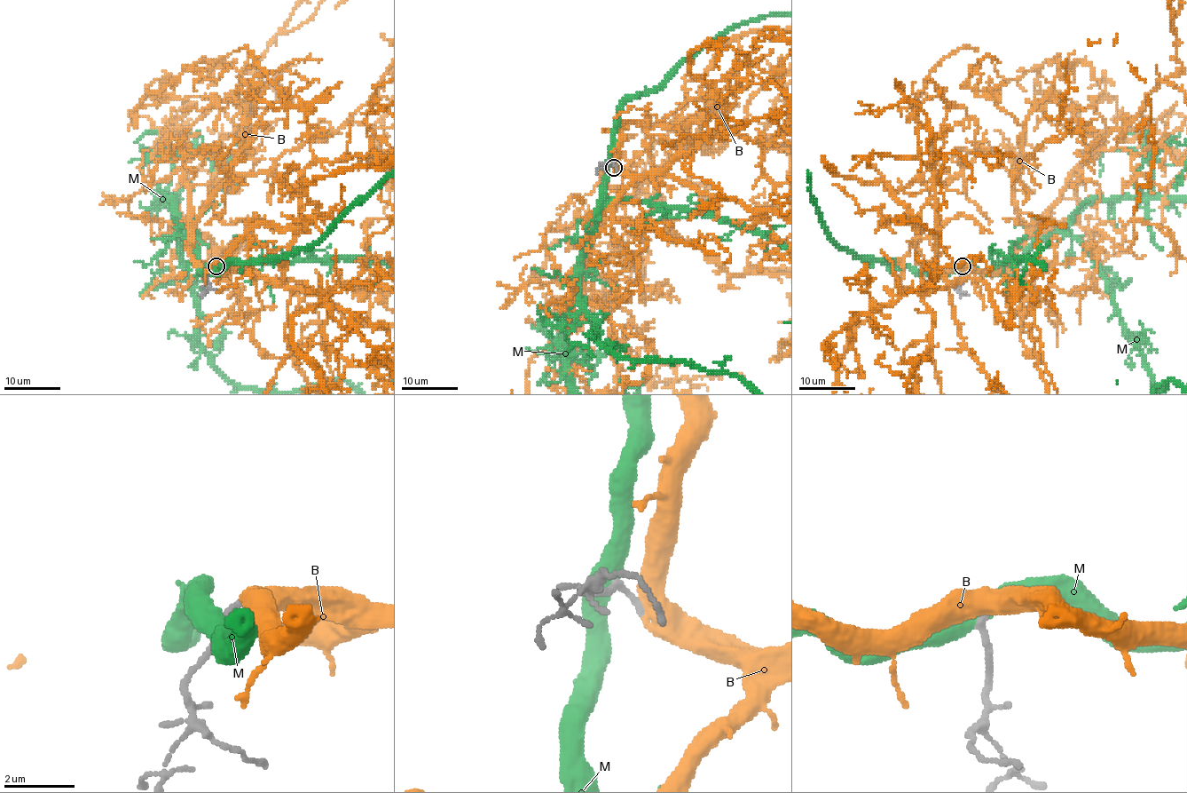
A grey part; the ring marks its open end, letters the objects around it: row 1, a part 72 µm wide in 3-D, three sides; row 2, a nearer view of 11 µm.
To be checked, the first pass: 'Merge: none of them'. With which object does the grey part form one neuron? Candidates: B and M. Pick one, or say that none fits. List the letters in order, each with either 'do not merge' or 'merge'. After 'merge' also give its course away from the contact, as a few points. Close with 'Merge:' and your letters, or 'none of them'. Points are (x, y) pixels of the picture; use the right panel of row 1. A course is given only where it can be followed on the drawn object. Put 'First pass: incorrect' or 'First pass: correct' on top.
First pass: incorrect
B: merge
M: do not merge
Merge: B

